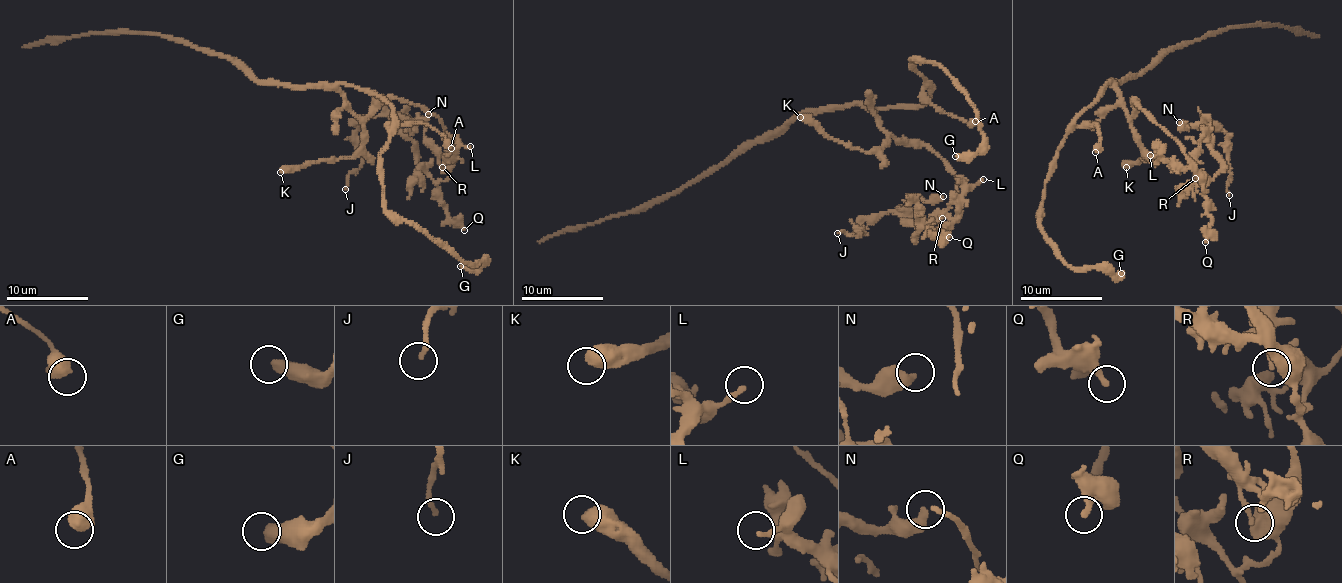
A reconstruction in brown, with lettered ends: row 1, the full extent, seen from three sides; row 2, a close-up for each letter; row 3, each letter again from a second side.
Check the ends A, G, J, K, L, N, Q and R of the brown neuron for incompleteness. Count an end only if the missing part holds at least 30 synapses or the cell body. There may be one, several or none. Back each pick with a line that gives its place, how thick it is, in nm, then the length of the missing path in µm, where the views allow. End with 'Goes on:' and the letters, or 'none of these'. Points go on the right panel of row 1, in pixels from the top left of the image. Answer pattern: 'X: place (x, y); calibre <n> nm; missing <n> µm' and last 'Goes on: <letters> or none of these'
Goes on: none of these

